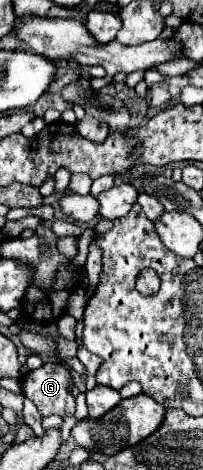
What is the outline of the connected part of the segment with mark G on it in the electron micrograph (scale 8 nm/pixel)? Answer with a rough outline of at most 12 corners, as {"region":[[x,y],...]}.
{"region":[[57,361],[29,371],[25,397],[41,417],[75,415],[71,371]]}

